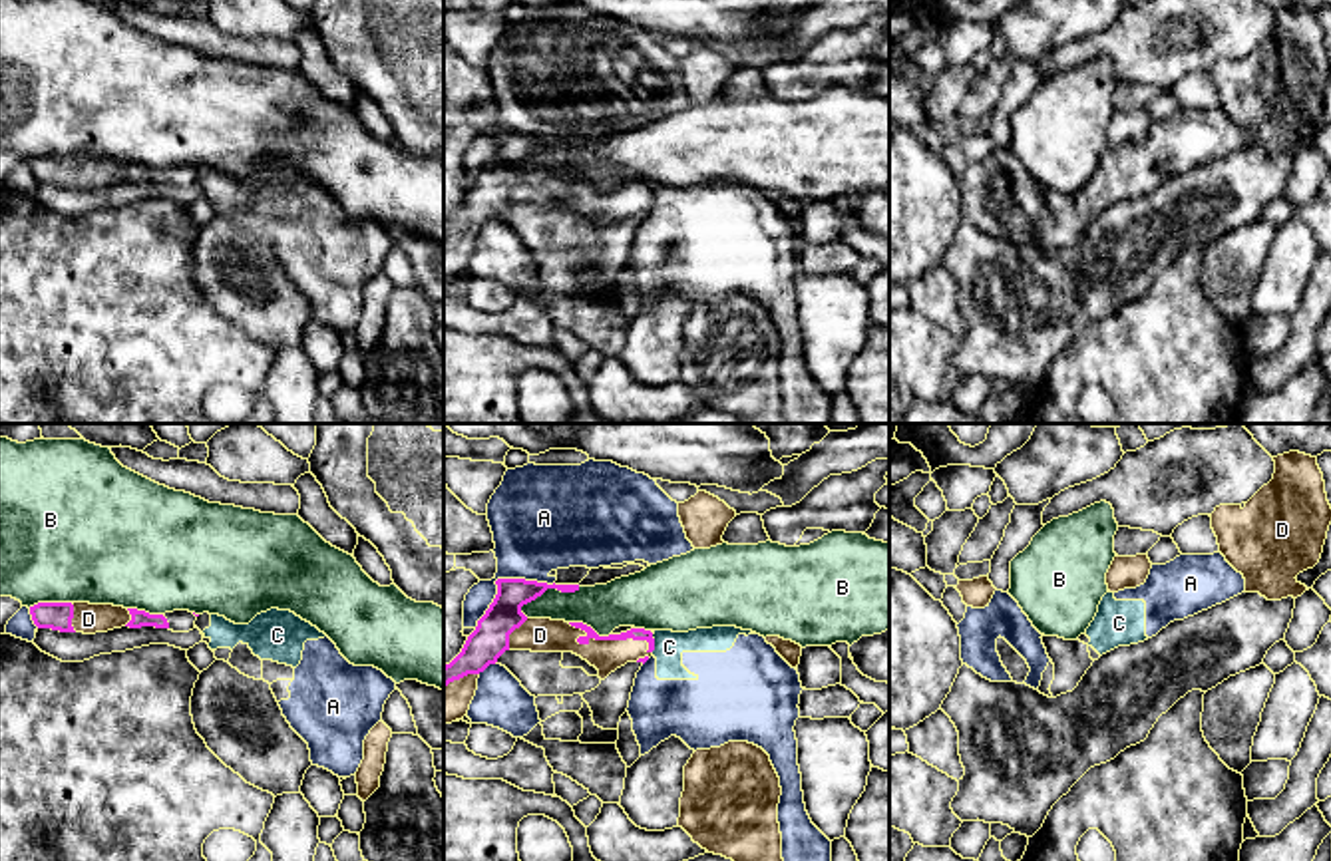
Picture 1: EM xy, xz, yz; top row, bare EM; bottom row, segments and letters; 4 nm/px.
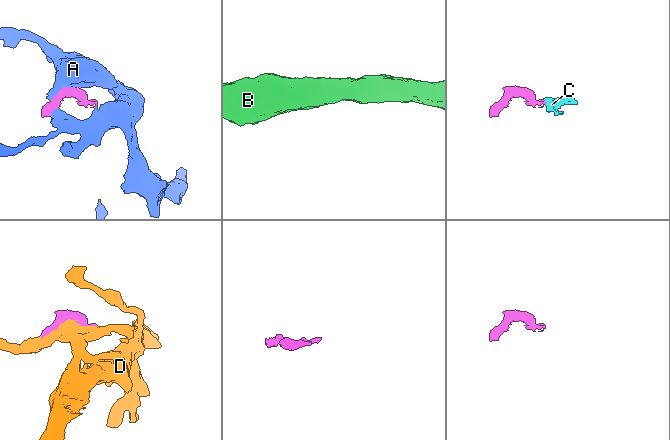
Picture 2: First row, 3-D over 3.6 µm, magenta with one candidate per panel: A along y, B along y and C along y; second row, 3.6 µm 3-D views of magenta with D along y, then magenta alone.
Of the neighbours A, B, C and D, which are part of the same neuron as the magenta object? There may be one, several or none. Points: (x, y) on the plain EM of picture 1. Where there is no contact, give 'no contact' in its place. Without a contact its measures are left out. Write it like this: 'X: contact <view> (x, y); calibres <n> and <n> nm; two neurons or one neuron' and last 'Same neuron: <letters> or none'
A: contact xz (502, 134); calibres 150 and 360 nm; two neurons
B: contact xz (548, 142); calibres 140 and 190 nm; two neurons
C: contact xz (653, 197); calibres 50 and 120 nm; two neurons
D: contact xz (613, 193); calibres 50 and 130 nm; one neuron
Same neuron: D

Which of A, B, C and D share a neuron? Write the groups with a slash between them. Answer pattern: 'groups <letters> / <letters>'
groups A C / B / D

